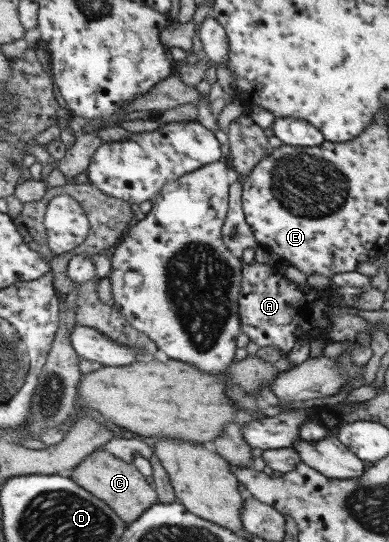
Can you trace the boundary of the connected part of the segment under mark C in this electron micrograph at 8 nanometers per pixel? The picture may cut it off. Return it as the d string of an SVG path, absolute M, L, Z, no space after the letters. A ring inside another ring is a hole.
M101 447L74 468L70 478L96 498L103 500L126 524L134 522L158 500L155 488L148 484L146 477L136 469L133 462L124 462L107 450L101 450Z

